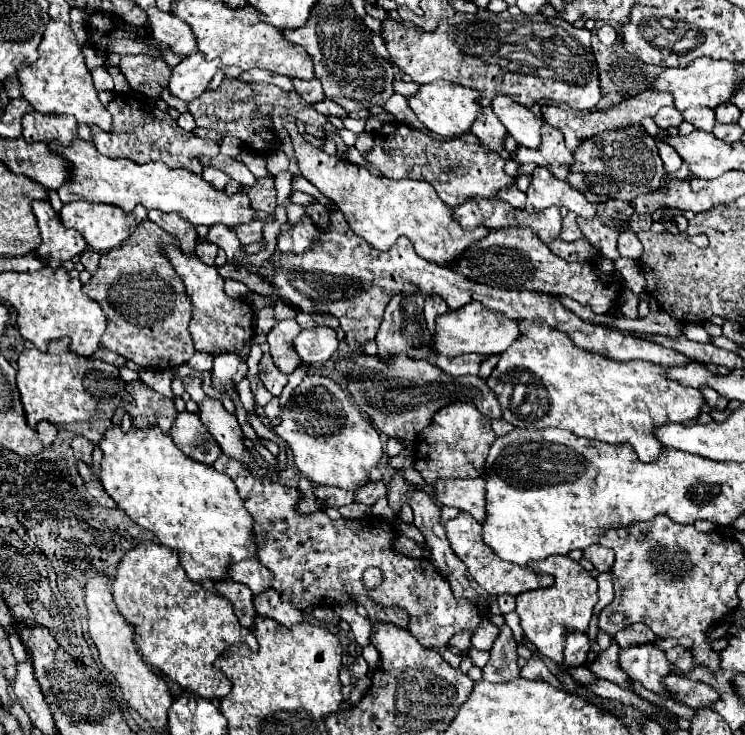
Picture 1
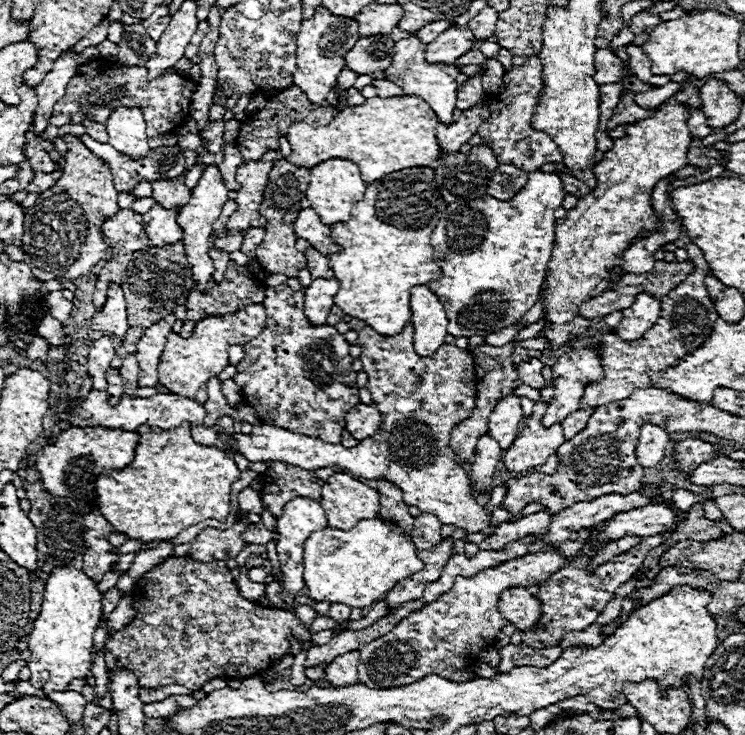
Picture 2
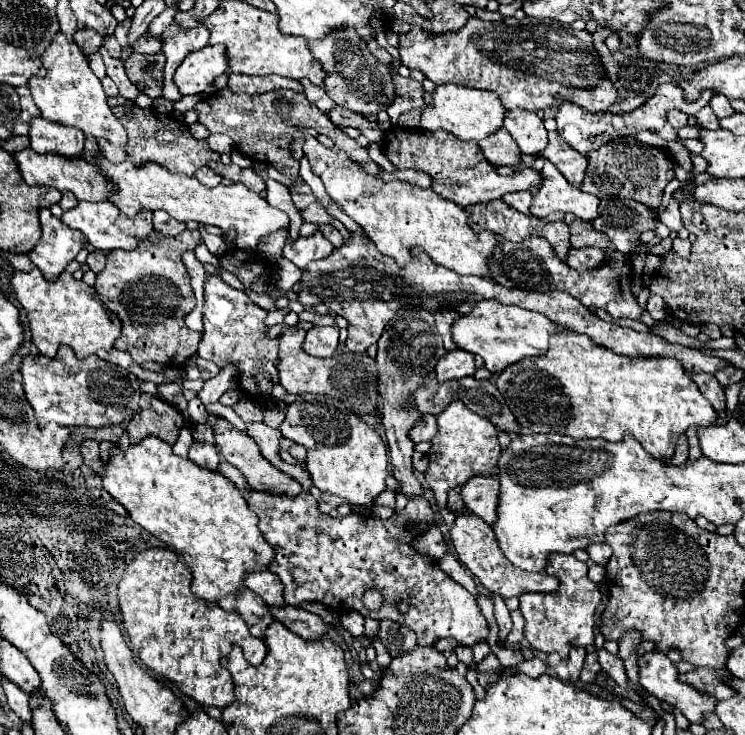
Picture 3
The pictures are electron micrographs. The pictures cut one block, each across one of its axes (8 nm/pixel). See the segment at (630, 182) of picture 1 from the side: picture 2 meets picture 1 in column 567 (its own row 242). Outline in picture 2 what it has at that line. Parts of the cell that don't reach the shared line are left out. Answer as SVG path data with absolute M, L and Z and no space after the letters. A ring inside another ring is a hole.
M182 242L166 246L166 248L144 248L134 254L134 258L128 264L128 270L124 272L122 280L122 290L126 296L126 306L128 306L128 332L122 340L120 350L116 352L116 360L112 362L114 370L120 370L120 362L136 352L136 344L140 336L144 336L146 328L150 324L156 324L162 320L162 316L168 316L174 312L176 306L186 304L186 298L194 286L190 266L186 262L184 246Z

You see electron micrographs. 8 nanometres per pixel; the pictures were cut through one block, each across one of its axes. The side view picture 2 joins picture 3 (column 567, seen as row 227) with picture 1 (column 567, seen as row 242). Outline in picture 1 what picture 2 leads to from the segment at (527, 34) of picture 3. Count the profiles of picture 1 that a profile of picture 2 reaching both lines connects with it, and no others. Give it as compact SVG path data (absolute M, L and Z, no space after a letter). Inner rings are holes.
M480 8L476 14L456 12L450 20L442 20L436 30L424 32L418 30L410 22L396 22L386 18L382 22L382 40L390 54L390 62L414 84L426 84L434 80L448 80L454 84L462 84L480 92L480 100L484 106L490 106L496 94L506 94L514 98L522 106L532 106L534 102L552 100L556 104L566 104L574 110L588 110L598 104L602 98L598 86L598 70L594 62L594 54L590 48L590 32L586 28L574 28L564 18L550 18L534 14L534 16L512 16L510 12L490 12Z

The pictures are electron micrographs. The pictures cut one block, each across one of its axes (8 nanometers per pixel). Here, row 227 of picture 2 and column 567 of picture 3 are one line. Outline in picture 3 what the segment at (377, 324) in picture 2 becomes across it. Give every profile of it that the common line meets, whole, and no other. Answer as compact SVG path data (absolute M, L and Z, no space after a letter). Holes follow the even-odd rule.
M570 330L558 334L544 356L524 358L524 362L502 370L496 386L520 426L530 432L556 432L576 440L602 438L608 442L632 434L658 460L674 456L680 436L690 426L718 424L718 412L678 360L618 356L586 338L586 334Z

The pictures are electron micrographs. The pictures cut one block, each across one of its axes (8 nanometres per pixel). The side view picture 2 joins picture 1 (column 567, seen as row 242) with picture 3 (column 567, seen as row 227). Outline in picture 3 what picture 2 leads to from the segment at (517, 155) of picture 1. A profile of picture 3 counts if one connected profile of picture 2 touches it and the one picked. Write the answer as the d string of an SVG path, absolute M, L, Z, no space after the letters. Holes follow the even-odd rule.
M550 132L548 134L550 142L546 146L546 150L542 152L544 158L548 158L562 174L564 178L574 184L576 188L582 186L584 178L586 178L586 166L588 166L588 158L578 154L574 148L570 148L558 132Z

